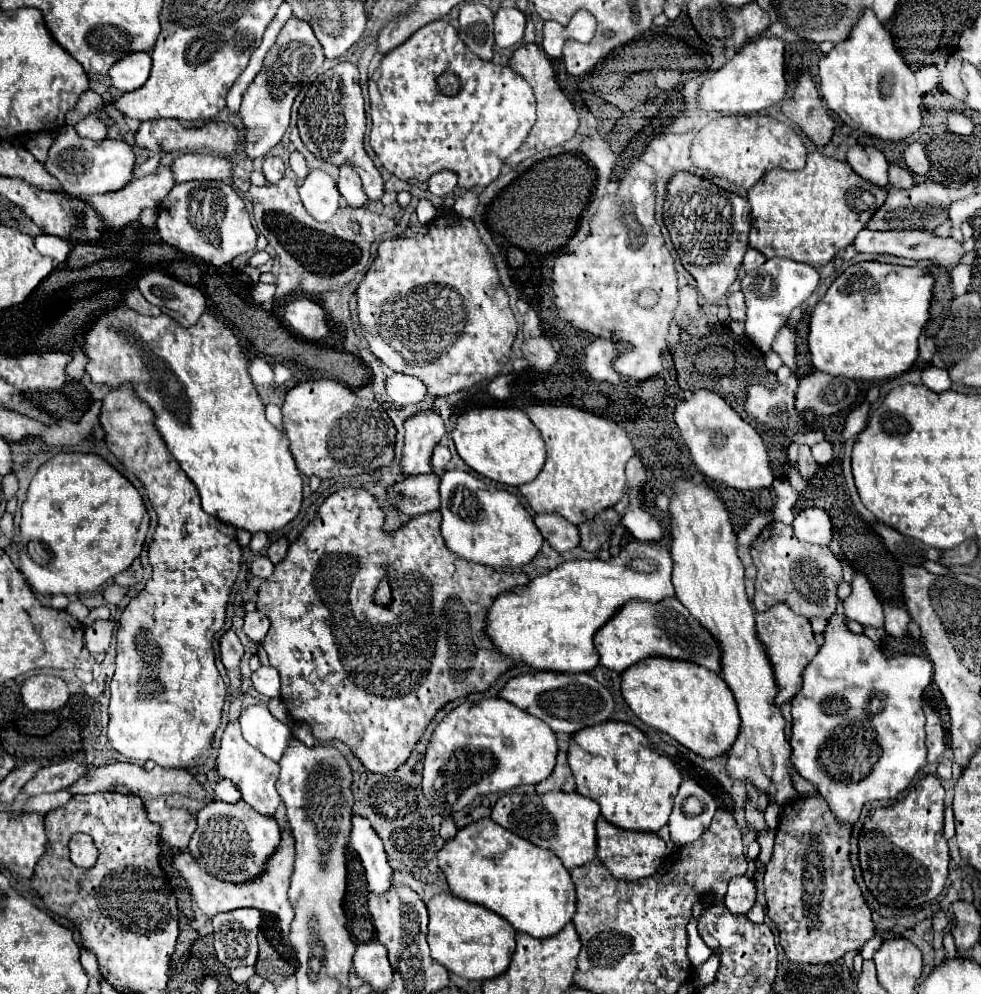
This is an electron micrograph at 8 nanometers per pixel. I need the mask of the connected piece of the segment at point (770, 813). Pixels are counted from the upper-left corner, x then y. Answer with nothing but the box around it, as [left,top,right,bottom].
[765,803,781,829]

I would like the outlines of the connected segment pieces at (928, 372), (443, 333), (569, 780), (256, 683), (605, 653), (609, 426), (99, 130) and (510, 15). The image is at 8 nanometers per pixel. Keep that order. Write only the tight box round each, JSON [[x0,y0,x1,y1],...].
[[921,365,951,391],[357,213,517,397],[537,745,575,793],[251,667,281,699],[595,597,721,673],[519,405,635,525],[75,113,105,141],[495,7,525,47]]

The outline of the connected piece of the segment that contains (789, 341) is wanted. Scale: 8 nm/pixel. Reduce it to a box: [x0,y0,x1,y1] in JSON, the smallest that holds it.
[771,323,795,371]

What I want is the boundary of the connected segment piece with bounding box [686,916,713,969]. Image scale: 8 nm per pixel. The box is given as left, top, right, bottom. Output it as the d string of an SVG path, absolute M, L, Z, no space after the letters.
M691 916L686 927L688 935L687 956L694 969L701 965L701 963L704 963L713 952L701 939L697 925L698 921Z

